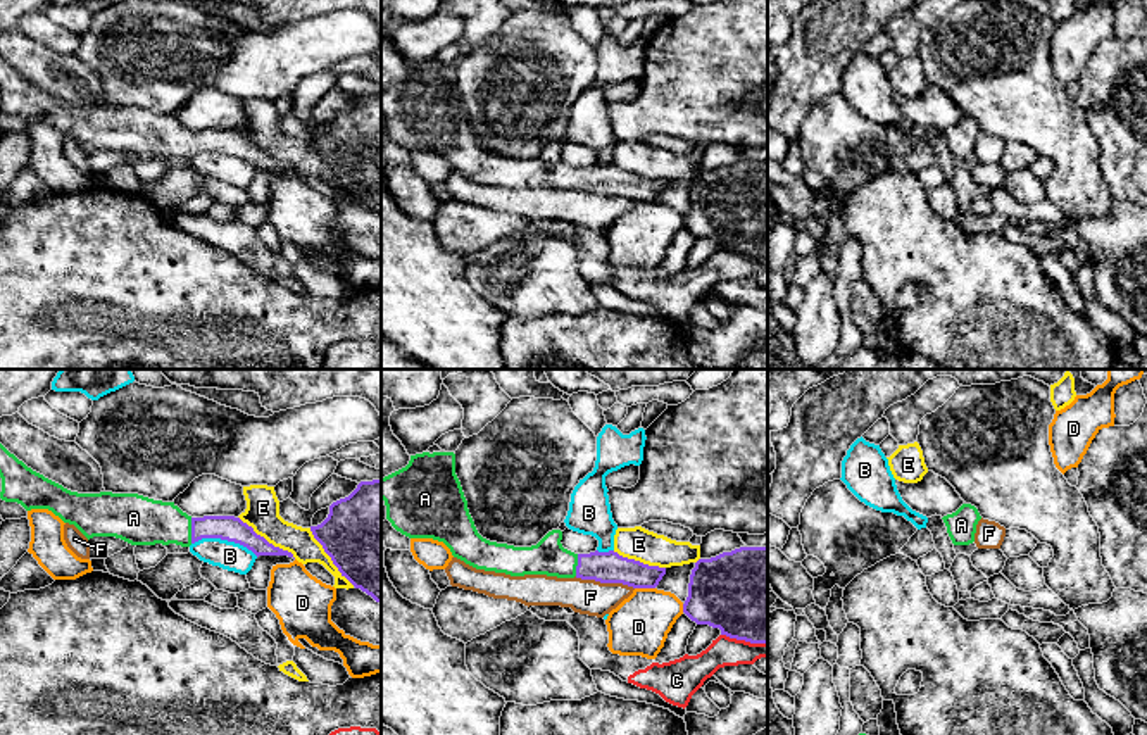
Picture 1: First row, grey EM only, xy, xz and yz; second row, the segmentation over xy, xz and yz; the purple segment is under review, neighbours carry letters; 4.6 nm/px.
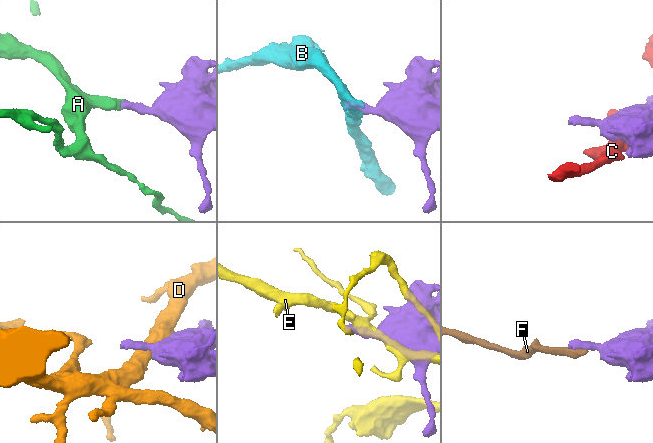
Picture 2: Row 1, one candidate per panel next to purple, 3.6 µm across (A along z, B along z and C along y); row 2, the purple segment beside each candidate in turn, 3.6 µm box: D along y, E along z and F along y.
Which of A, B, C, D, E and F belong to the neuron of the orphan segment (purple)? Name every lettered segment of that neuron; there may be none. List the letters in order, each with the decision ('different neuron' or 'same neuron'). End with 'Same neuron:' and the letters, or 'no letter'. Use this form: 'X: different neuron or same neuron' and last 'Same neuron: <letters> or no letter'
A: same neuron
B: different neuron
C: different neuron
D: different neuron
E: different neuron
F: different neuron
Same neuron: A

